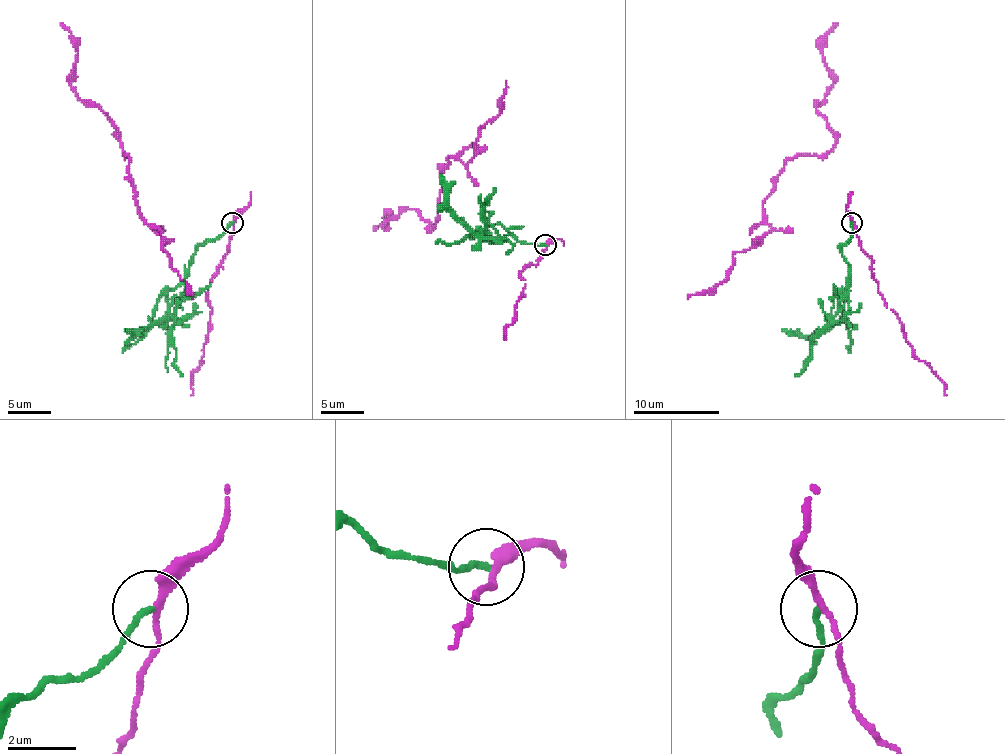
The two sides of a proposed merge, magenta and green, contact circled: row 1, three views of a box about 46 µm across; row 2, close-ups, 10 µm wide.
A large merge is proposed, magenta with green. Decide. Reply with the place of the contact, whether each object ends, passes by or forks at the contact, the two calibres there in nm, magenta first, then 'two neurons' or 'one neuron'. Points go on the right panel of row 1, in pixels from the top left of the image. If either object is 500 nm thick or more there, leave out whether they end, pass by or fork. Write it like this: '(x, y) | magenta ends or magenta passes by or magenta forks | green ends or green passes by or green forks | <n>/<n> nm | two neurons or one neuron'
(852, 222) | magenta passes by | green ends | 190/180 nm | two neurons

